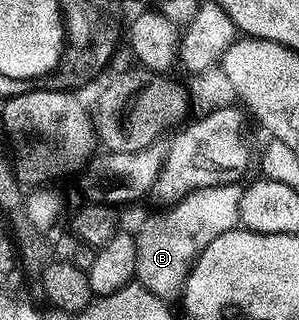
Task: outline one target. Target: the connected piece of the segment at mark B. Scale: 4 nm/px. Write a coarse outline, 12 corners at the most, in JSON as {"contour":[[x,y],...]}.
{"contour":[[240,183],[189,192],[136,229],[136,283],[182,295],[197,255],[238,227]]}

